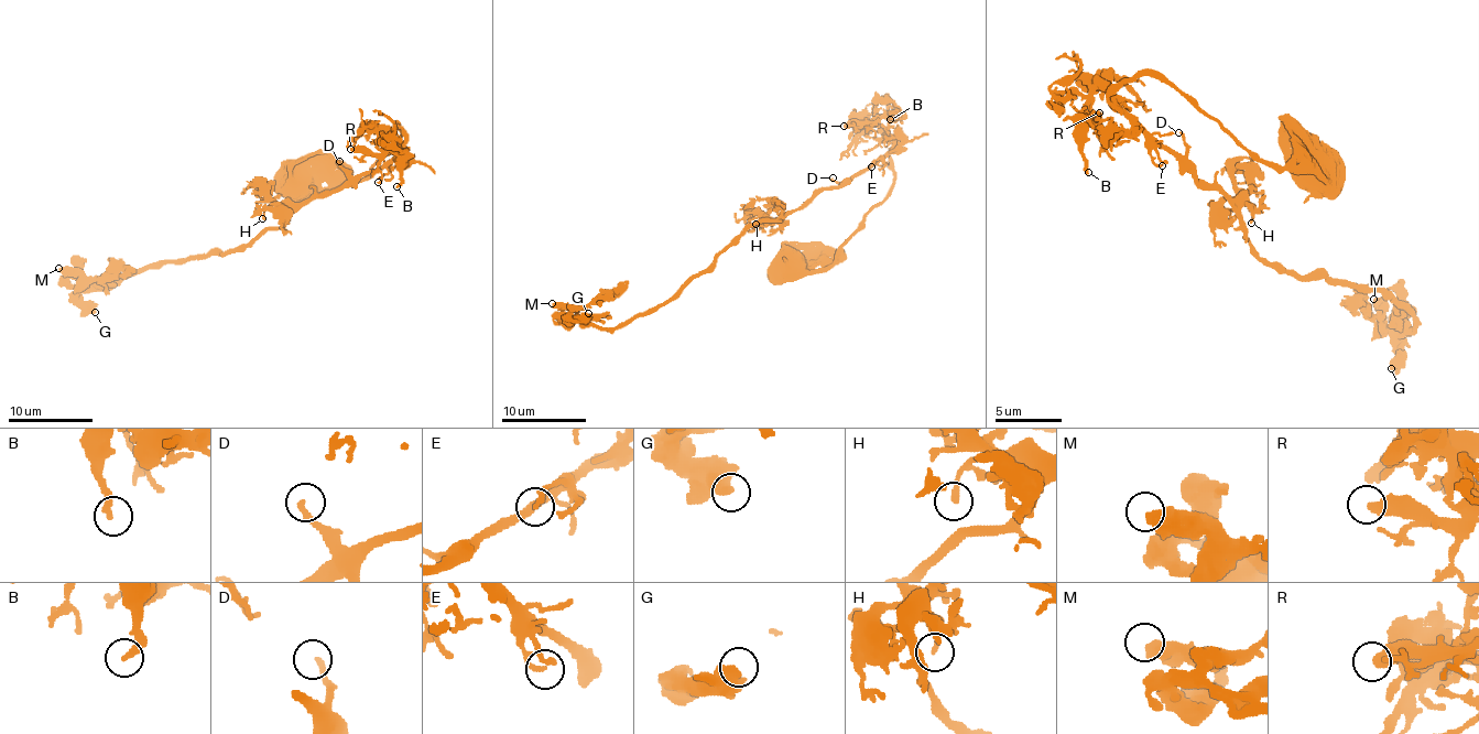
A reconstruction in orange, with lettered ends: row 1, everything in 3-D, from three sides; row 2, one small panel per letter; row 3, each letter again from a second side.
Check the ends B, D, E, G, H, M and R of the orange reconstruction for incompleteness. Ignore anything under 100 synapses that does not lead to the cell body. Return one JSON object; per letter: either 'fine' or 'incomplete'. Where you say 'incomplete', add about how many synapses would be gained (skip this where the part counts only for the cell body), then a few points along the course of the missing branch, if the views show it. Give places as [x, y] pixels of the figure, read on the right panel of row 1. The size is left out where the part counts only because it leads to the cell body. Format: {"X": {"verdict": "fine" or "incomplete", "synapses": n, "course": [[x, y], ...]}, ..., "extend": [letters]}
{"B": {"verdict": "fine"}, "D": {"verdict": "fine"}, "E": {"verdict": "fine"}, "G": {"verdict": "fine"}, "H": {"verdict": "fine"}, "M": {"verdict": "fine"}, "R": {"verdict": "fine"}, "extend": []}

